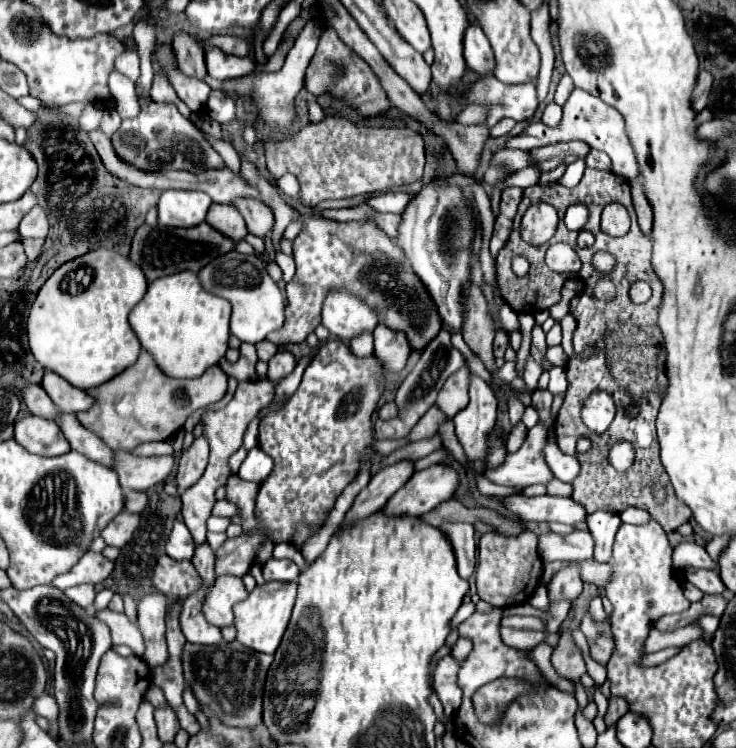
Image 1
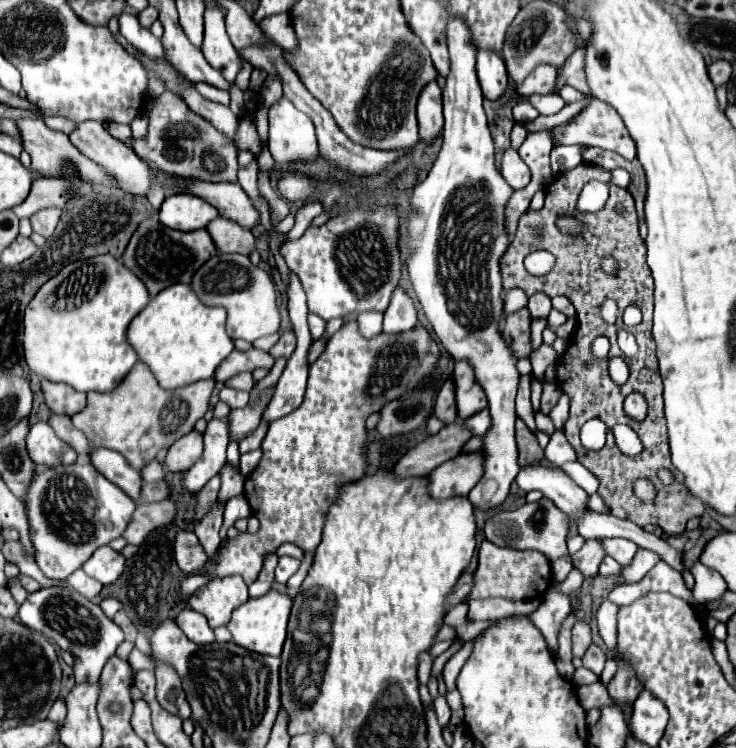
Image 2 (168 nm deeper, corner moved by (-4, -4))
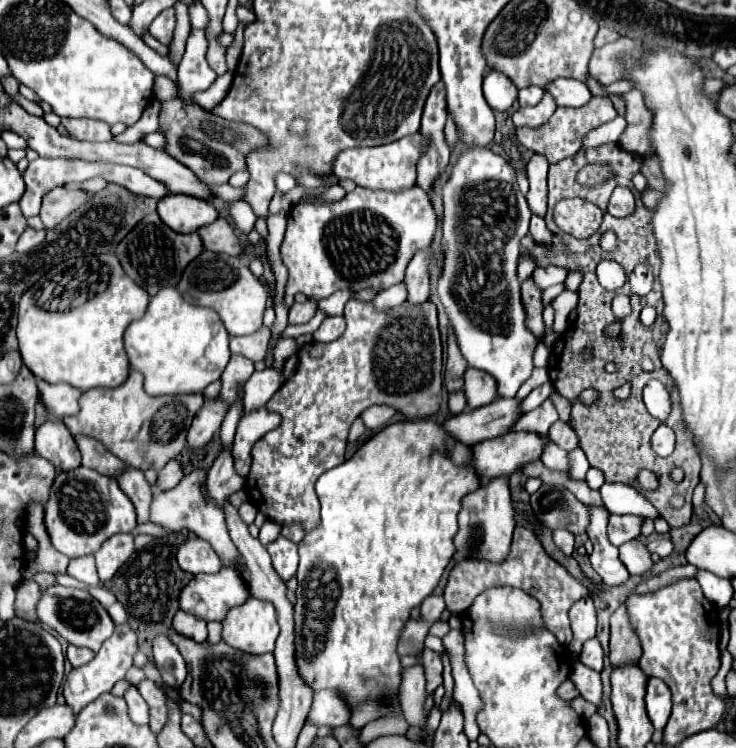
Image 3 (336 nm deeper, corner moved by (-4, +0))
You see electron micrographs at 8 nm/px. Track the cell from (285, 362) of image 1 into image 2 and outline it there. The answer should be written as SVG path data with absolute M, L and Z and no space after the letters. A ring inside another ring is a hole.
M285 332L285 334L281 334L279 342L269 350L269 354L275 360L279 360L279 358L289 360L289 356L293 354L293 350L295 350L295 334L293 332Z

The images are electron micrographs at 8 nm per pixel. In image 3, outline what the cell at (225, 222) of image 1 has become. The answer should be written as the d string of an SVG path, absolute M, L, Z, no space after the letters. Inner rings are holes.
M217 218L213 224L199 228L197 234L201 236L203 248L213 252L225 252L229 256L241 256L241 244L233 230L233 226L225 218Z

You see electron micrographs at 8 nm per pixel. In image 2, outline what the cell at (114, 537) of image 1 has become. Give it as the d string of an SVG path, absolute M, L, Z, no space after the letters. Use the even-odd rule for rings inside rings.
M161 500L157 504L141 504L131 516L127 530L123 532L123 538L127 540L127 544L137 546L145 540L145 536L151 530L169 524L173 516L175 516L175 504L171 500Z

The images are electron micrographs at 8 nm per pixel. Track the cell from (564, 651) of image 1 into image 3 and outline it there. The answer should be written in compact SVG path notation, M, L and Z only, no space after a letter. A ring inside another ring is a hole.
M585 596L581 600L577 600L571 610L569 610L569 618L571 618L571 628L573 628L573 640L569 644L569 650L579 656L583 642L587 642L589 638L595 636L595 606L593 606L593 598Z

